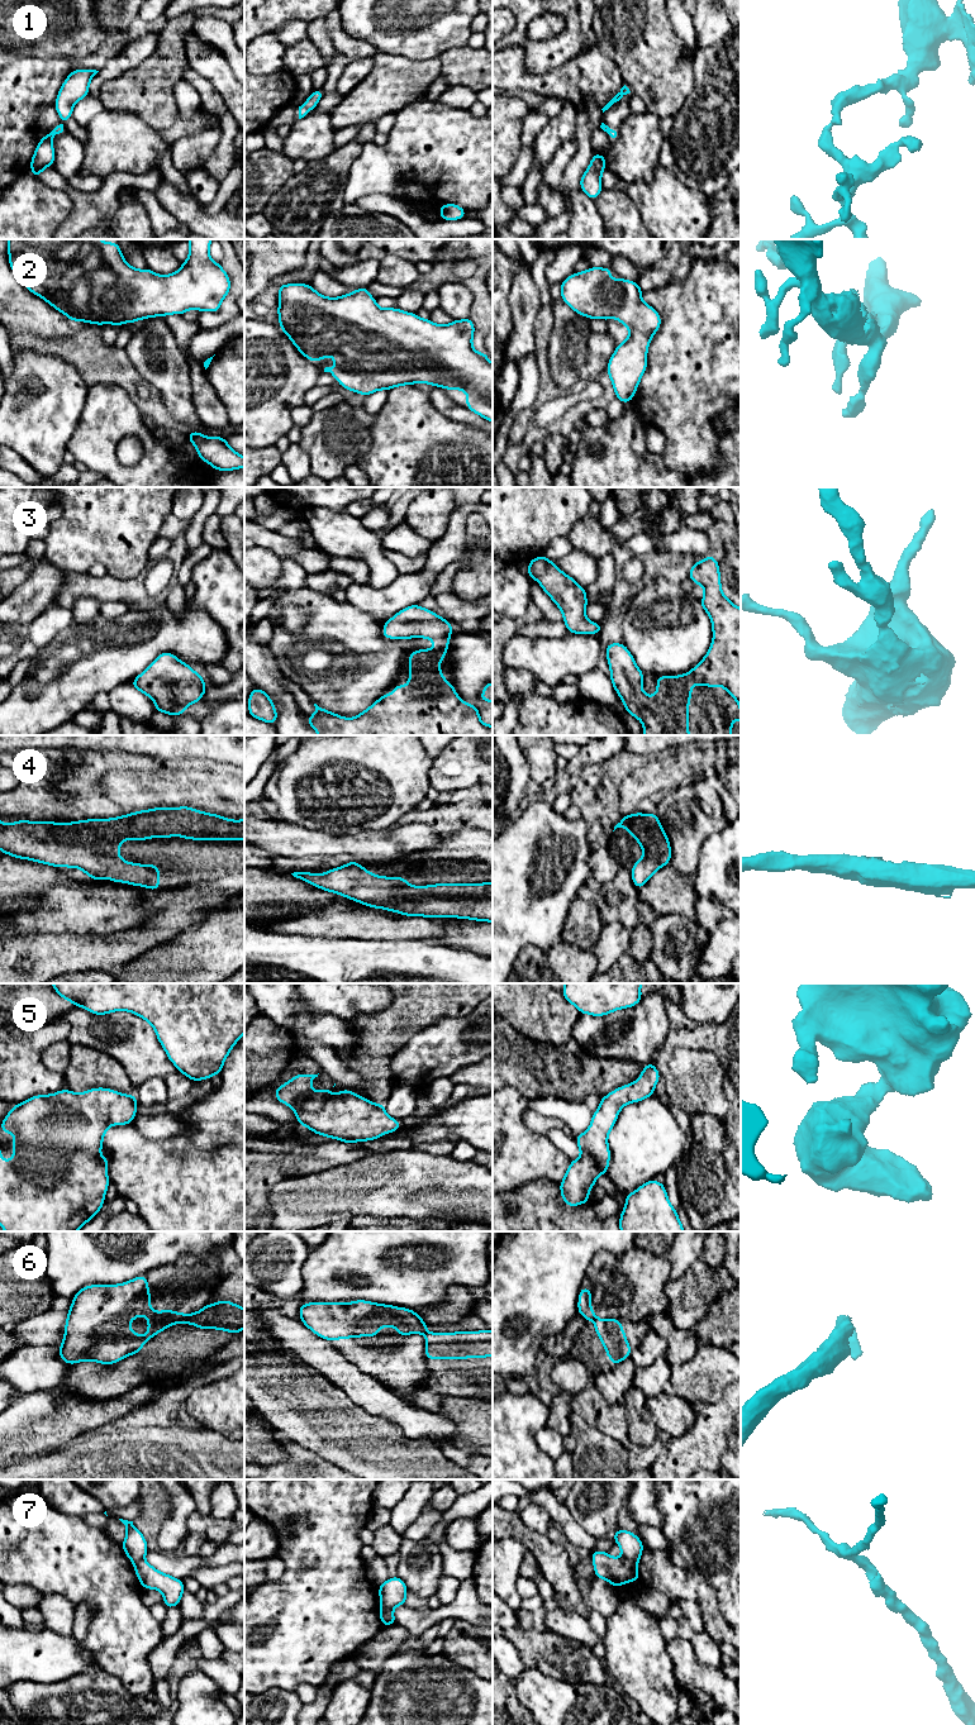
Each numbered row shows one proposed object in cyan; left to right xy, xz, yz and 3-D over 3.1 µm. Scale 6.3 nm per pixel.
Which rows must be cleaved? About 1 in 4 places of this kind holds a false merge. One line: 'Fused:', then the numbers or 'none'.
Fused: 6, 7

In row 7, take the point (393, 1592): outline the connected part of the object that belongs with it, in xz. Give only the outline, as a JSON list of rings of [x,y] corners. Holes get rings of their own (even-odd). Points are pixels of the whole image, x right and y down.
[[[390,1577],[377,1587],[380,1592],[380,1609],[389,1616],[391,1625],[396,1625],[393,1610],[395,1606],[405,1605],[408,1590],[401,1578]]]

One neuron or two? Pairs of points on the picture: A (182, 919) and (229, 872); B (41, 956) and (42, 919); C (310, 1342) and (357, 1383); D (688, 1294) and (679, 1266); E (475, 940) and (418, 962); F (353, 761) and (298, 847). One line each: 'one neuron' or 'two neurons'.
A: one neuron
B: two neurons
C: one neuron
D: two neurons
E: two neurons
F: two neurons

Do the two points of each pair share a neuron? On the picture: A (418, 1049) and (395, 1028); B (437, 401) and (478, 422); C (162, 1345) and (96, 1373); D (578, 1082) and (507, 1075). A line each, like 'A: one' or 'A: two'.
A: two
B: one
C: one
D: one

